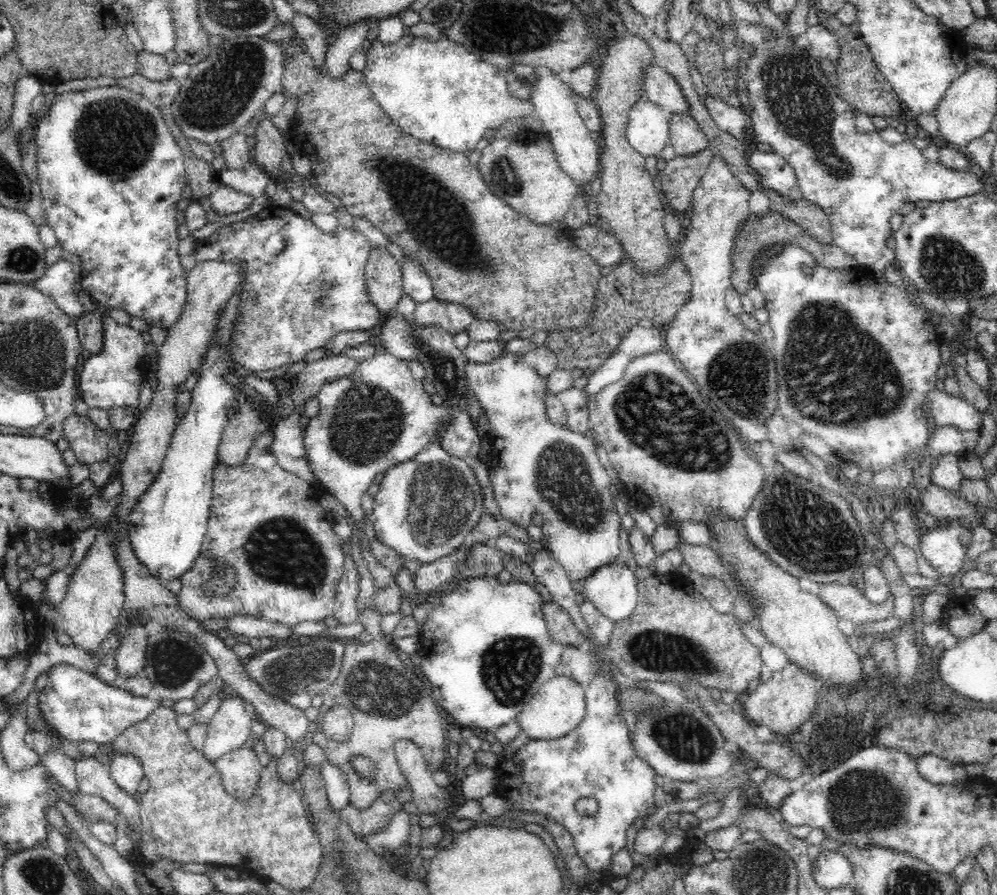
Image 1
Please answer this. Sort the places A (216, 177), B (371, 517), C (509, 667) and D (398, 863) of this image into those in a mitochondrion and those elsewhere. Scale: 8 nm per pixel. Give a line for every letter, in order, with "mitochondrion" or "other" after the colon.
A: other
B: other
C: mitochondrion
D: other

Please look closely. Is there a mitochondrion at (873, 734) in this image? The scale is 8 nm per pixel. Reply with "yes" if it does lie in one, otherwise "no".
no

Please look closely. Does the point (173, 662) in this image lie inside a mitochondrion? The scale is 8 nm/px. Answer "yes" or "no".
yes

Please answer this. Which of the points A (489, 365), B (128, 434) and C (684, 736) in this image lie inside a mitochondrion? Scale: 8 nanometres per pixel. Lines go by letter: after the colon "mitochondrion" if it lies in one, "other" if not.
A: other
B: other
C: mitochondrion

